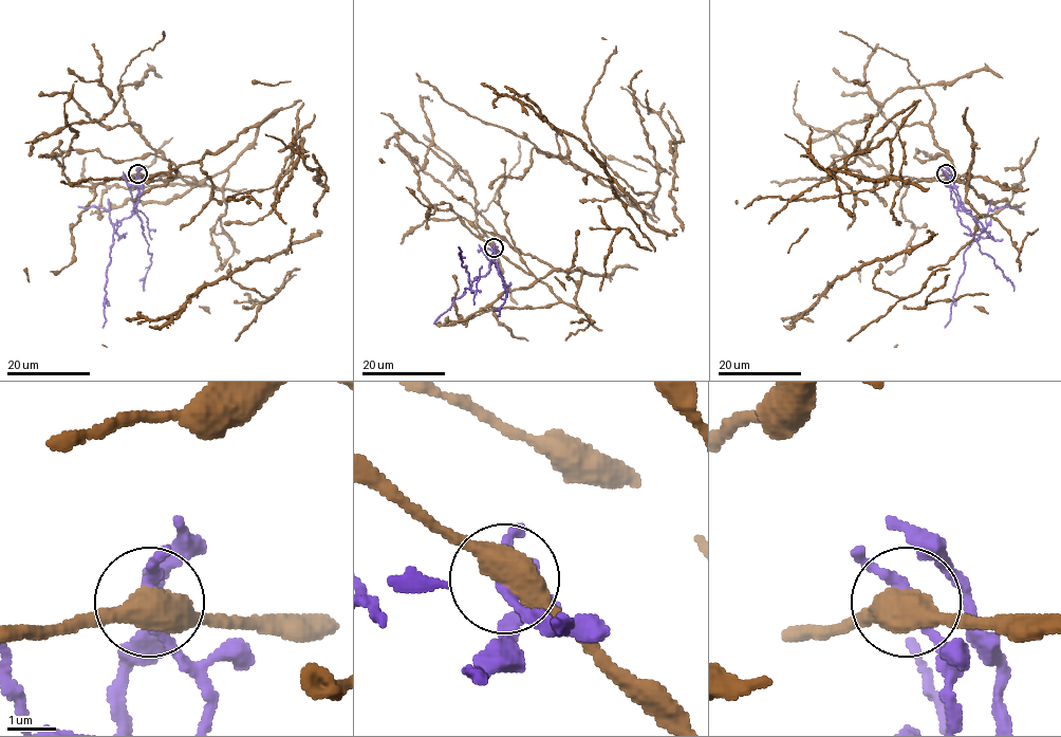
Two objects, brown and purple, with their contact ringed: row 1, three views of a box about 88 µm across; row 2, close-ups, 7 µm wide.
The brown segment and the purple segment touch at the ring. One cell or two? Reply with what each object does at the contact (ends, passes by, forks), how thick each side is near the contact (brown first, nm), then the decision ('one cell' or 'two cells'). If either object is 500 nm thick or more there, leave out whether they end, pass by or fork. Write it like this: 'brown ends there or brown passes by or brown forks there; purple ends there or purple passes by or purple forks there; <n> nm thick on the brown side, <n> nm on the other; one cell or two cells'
550 nm thick on the brown side, 220 nm on the other; two cells

